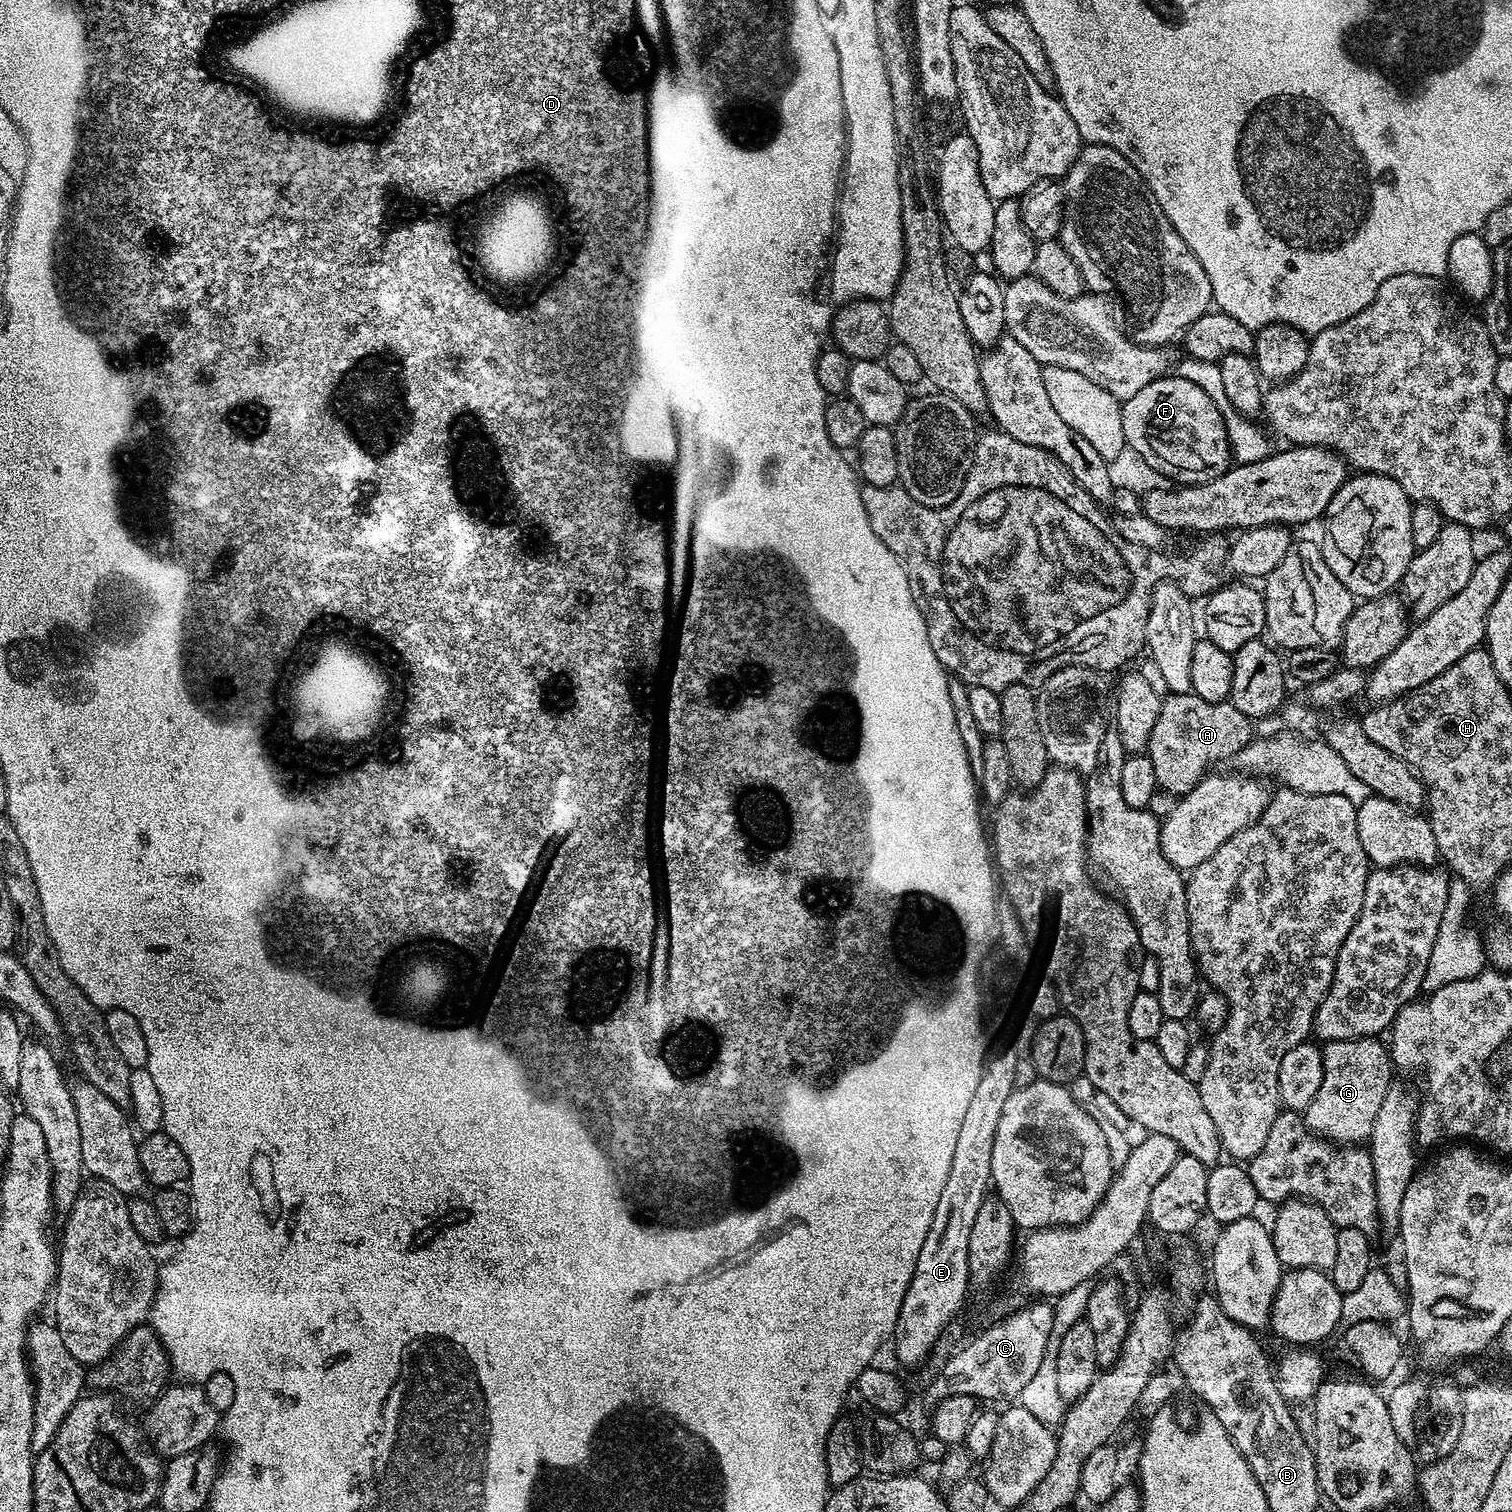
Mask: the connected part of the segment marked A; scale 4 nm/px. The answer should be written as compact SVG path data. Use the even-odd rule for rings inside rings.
M1173 692L1165 695L1161 699L1158 722L1154 722L1154 730L1150 734L1146 749L1146 755L1154 766L1157 789L1173 798L1182 797L1190 790L1194 790L1197 782L1204 779L1206 773L1211 769L1208 768L1211 764L1216 764L1219 760L1231 761L1244 747L1252 743L1254 739L1252 728L1254 728L1253 721L1230 702L1223 704L1206 702L1206 698L1198 698L1191 692L1186 694Z

